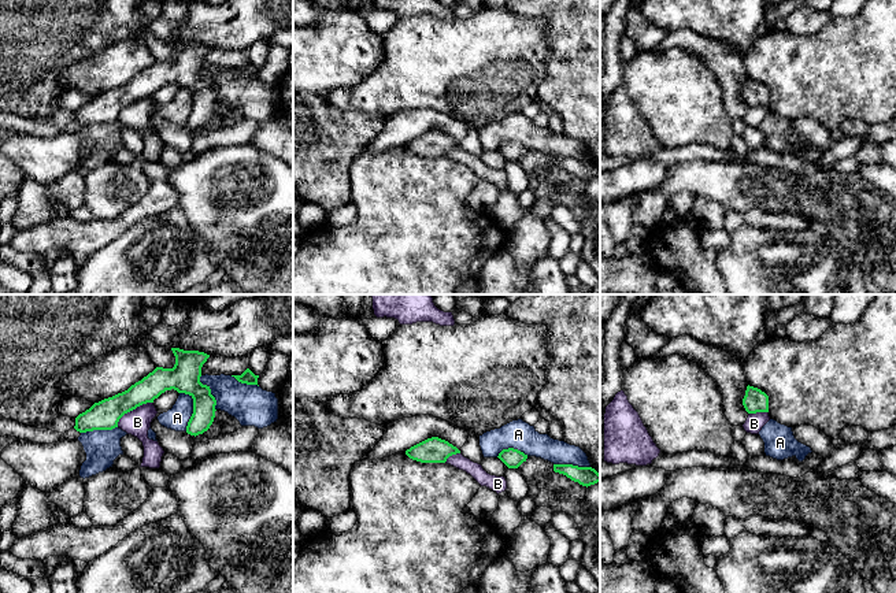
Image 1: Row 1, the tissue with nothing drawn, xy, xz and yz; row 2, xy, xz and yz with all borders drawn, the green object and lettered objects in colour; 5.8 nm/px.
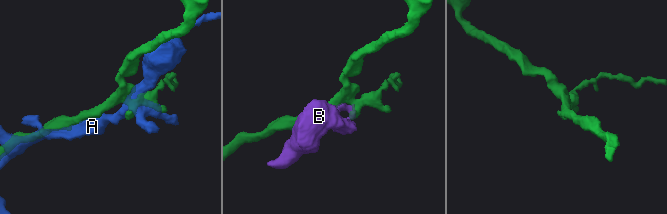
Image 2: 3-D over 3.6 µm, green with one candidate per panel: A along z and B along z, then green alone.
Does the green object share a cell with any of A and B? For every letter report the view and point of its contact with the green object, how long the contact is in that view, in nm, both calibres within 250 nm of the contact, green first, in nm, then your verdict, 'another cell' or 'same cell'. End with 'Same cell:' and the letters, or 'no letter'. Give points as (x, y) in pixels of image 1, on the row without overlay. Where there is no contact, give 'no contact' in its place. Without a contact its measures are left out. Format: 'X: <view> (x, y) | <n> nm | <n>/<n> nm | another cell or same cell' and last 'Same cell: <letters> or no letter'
A: xy (193, 102) | 240 nm | 180/140 nm | another cell
B: xy (132, 103) | 260 nm | 180/160 nm | another cell
Same cell: no letter

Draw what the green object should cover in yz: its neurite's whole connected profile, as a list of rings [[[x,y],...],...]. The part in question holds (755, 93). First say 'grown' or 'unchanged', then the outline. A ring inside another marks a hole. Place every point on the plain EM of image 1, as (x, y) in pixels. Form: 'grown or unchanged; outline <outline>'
unchanged; outline [[[748,78],[743,99],[748,107],[769,105],[769,89],[760,82]]]

